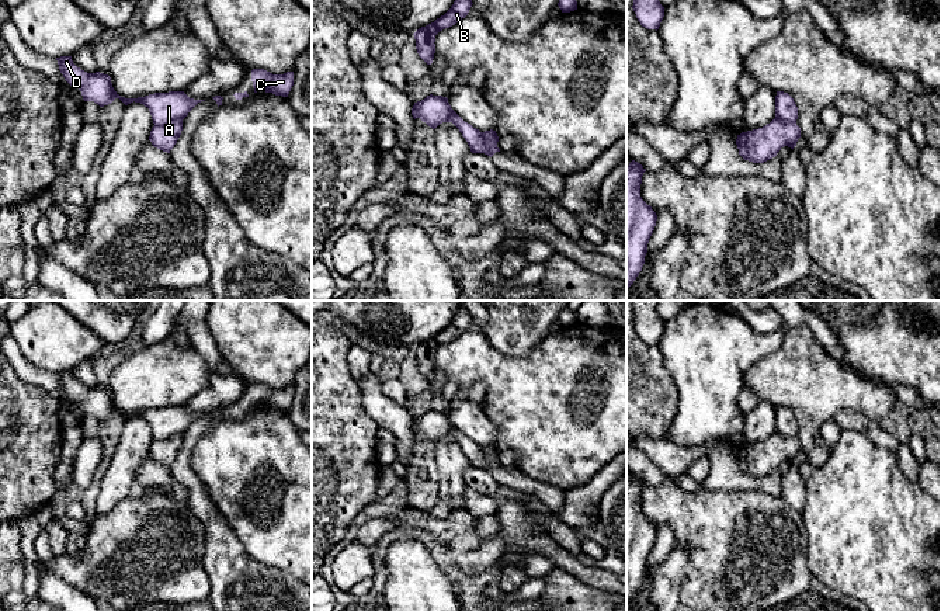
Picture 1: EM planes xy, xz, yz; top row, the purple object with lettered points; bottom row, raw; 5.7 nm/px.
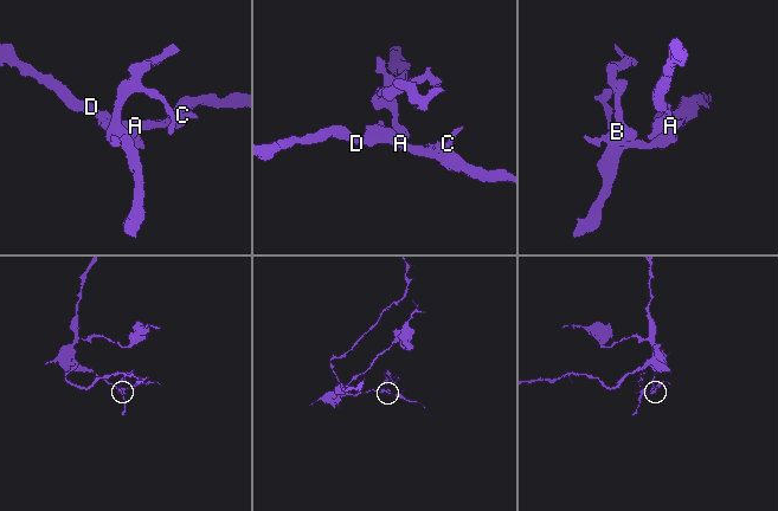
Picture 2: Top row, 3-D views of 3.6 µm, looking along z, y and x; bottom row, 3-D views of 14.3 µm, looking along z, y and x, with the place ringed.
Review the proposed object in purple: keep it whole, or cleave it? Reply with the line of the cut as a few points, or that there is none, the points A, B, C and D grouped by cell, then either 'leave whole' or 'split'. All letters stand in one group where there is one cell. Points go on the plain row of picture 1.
cut xy (181, 434), (155, 440); groups A C D / B; split

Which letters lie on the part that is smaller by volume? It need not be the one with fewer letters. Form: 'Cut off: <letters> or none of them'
Cut off: B

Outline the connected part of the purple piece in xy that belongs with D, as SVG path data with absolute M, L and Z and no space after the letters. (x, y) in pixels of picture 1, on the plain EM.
M60 371L56 375L65 395L81 406L84 416L94 416L100 421L111 419L115 413L119 413L125 420L133 416L140 417L149 423L154 440L183 435L198 417L205 416L190 413L184 406L125 413L114 405L108 389L100 386L87 388L73 378L72 371Z

